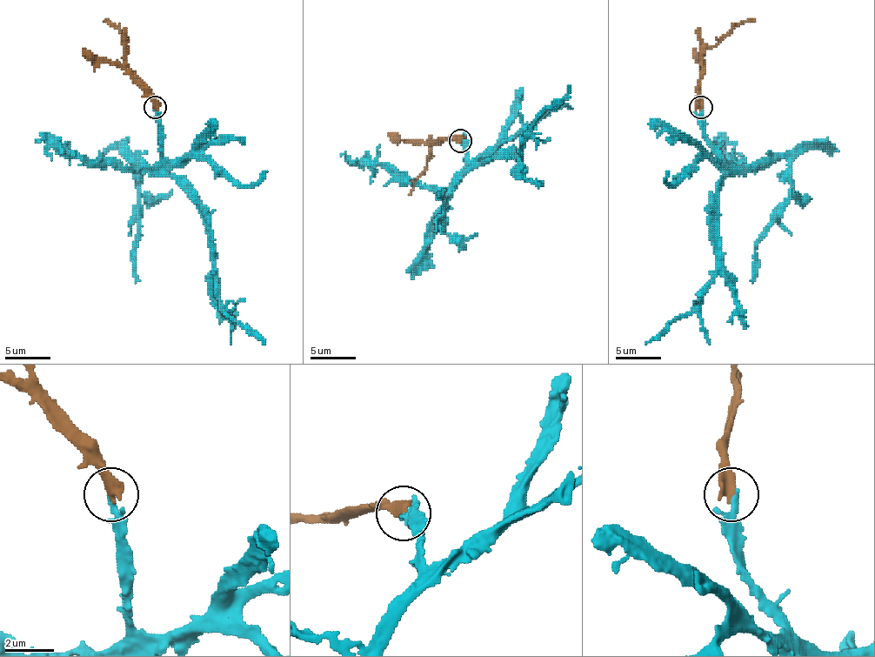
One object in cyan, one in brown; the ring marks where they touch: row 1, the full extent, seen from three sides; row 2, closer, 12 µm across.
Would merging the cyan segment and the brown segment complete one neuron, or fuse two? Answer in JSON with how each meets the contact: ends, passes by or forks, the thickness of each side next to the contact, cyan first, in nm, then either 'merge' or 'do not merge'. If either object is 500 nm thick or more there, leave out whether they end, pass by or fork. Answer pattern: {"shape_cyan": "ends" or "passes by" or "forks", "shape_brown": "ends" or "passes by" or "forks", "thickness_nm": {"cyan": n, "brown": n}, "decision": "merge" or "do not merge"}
{"shape_cyan": "passes by", "shape_brown": "ends", "thickness_nm": {"cyan": 190, "brown": 400}, "decision": "merge"}

